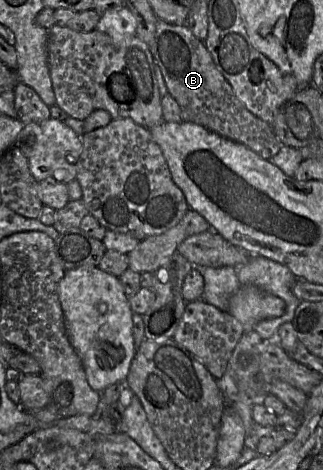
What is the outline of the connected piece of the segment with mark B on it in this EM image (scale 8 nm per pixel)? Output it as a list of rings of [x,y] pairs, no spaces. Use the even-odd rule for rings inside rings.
[[[157,21],[149,49],[159,67],[170,96],[177,102],[184,122],[204,127],[224,138],[243,144],[261,158],[275,156],[283,144],[272,125],[253,115],[234,95],[232,87],[215,66],[204,43],[185,25]]]

